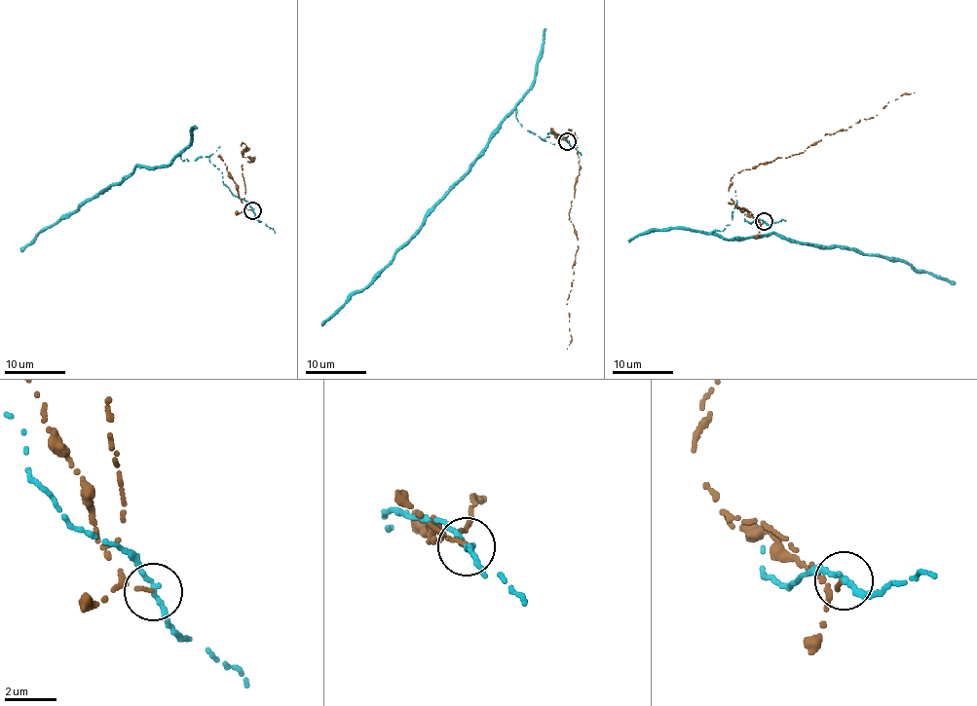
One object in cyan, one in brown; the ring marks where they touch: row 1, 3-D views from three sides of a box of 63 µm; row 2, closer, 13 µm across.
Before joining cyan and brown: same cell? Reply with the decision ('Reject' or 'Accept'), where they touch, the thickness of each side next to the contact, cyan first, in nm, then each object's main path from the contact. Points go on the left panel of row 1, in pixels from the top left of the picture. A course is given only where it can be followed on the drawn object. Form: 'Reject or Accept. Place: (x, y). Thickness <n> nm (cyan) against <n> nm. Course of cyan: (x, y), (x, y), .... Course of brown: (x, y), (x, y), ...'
Reject. Place: (252, 210). Thickness 190 nm (cyan) against 130 nm. Course of cyan: (252, 210), (223, 182), (222, 171), (206, 157), (188, 162), (178, 154), (166, 167), (137, 167), (19, 248). Course of brown: (252, 210), (242, 202), (243, 142), (248, 148), (242, 154), (255, 158), (251, 160)

